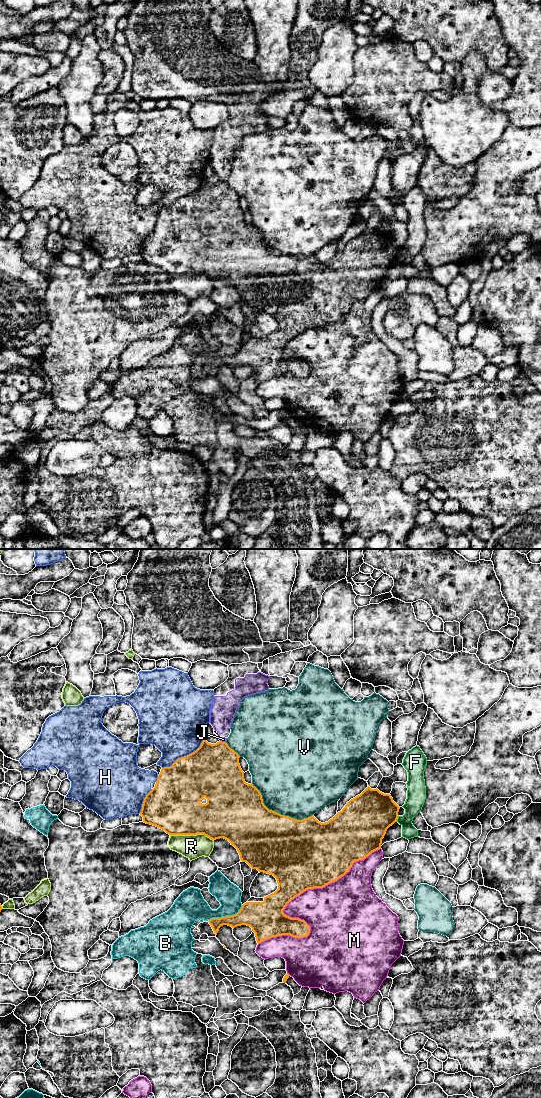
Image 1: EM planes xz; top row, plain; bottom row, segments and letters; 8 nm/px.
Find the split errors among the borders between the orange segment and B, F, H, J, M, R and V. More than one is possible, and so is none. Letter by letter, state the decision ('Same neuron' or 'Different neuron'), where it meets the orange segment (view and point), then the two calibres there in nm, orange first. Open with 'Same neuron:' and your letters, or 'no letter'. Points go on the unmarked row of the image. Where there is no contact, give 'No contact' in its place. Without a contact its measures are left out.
Same neuron: no letter
B: Different neuron. Touches orange at xz (226, 356). Thickness 220 nm (orange) against 190 nm
F: Different neuron. Touches orange at xz (397, 258). Thickness 380 nm (orange) against 160 nm
H: Different neuron. Touches orange at xz (184, 196). Thickness 420 nm (orange) against 440 nm
J: Different neuron. Touches orange at xz (223, 182). Thickness 440 nm (orange) against 50 nm
M: Different neuron. Touches orange at xz (288, 342). Thickness 320 nm (orange) against 320 nm
R: Different neuron. Touches orange at xz (192, 274). Thickness 400 nm (orange) against 190 nm
V: Different neuron. Touches orange at xz (278, 253). Thickness 480 nm (orange) against 500 nm

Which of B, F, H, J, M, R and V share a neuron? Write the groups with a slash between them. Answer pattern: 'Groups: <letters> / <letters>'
Groups: B / F / H / J / M / R / V

